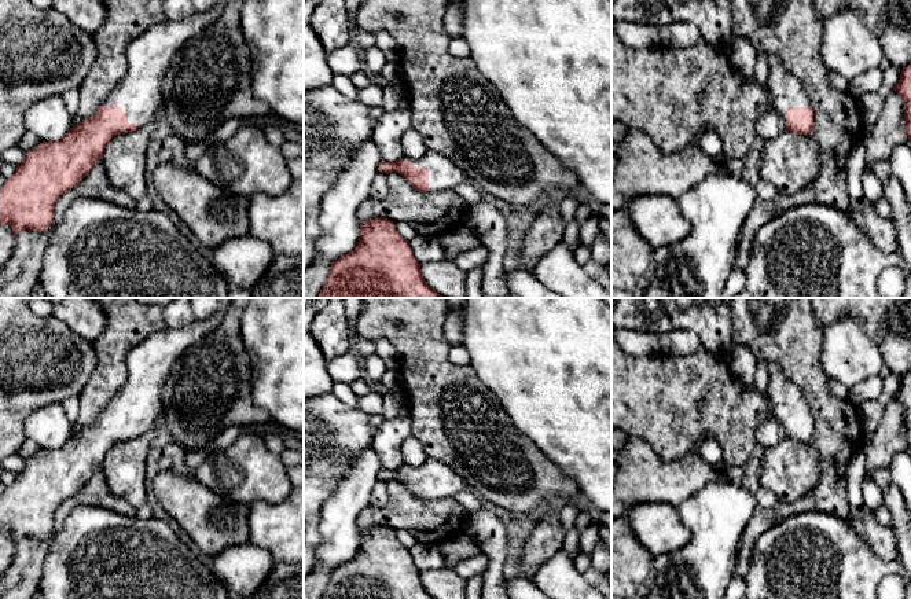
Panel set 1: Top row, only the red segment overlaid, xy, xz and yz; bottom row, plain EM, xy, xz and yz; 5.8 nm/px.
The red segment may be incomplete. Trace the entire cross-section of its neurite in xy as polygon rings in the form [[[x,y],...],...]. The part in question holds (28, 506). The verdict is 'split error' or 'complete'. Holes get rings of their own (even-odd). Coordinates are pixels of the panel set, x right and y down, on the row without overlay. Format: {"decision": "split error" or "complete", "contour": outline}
{"decision": "split error", "contour": [[[229,301],[224,304],[223,309],[217,309],[212,316],[199,320],[194,319],[191,324],[181,328],[165,328],[142,343],[135,346],[126,356],[126,381],[117,390],[110,403],[104,407],[98,419],[70,438],[56,449],[45,449],[32,459],[25,460],[25,466],[14,484],[5,488],[0,496],[0,533],[7,530],[15,543],[25,537],[43,540],[48,537],[54,529],[54,517],[58,506],[74,496],[93,475],[93,473],[103,464],[104,456],[109,449],[121,441],[136,438],[139,434],[148,431],[153,425],[159,420],[162,414],[161,389],[175,364],[183,352],[191,345],[196,343],[207,335],[223,319],[224,310]]]}

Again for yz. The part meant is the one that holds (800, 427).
{"decision": "split error", "contour": [[[769,364],[768,396],[771,414],[783,426],[786,437],[811,442],[813,416],[801,389],[776,364]]]}

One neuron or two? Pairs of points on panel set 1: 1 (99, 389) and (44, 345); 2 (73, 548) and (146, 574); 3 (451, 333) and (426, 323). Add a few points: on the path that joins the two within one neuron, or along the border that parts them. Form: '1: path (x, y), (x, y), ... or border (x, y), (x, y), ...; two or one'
1: border (95, 348), (95, 368), (79, 393); two
2: path (91, 559), (106, 574), (128, 574); one
3: border (448, 312), (443, 331), (444, 338), (451, 345); two

